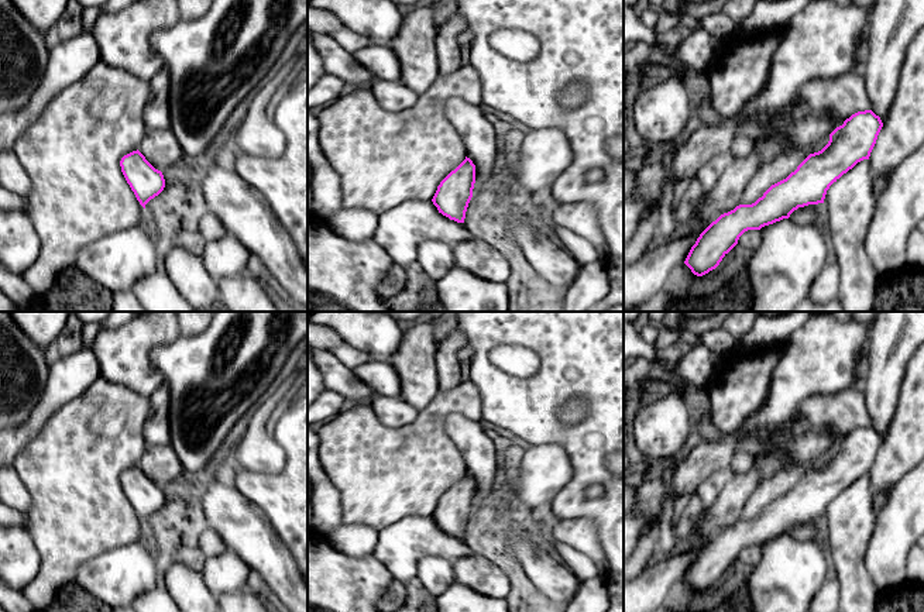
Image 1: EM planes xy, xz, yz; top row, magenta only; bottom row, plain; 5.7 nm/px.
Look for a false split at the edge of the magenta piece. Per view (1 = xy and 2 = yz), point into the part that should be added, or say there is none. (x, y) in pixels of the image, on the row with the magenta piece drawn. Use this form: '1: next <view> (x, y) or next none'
1: next xy (160, 147)
2: next none

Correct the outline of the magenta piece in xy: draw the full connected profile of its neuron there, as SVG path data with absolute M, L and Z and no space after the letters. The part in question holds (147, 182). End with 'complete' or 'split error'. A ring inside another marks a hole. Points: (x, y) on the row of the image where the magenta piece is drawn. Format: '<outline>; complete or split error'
M171 128L148 130L138 149L121 158L121 172L144 209L164 190L162 172L182 158L183 151Z; split error

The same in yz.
M872 110L858 111L829 134L828 144L810 154L786 179L772 185L752 204L721 214L697 238L684 264L697 276L715 269L748 230L760 230L798 207L824 203L827 190L858 162L869 159L883 127Z; complete

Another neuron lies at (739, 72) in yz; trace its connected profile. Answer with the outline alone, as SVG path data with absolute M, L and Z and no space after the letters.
M786 27L758 35L734 35L719 42L707 71L714 110L735 117L767 85L773 55L783 41Z

